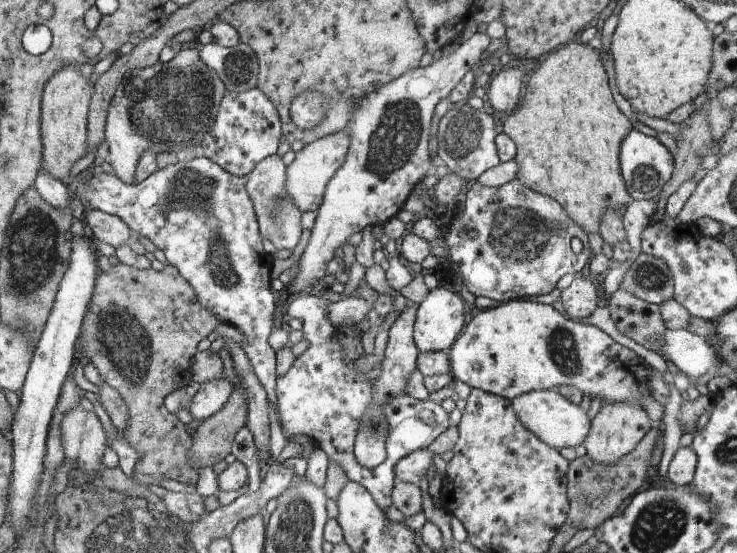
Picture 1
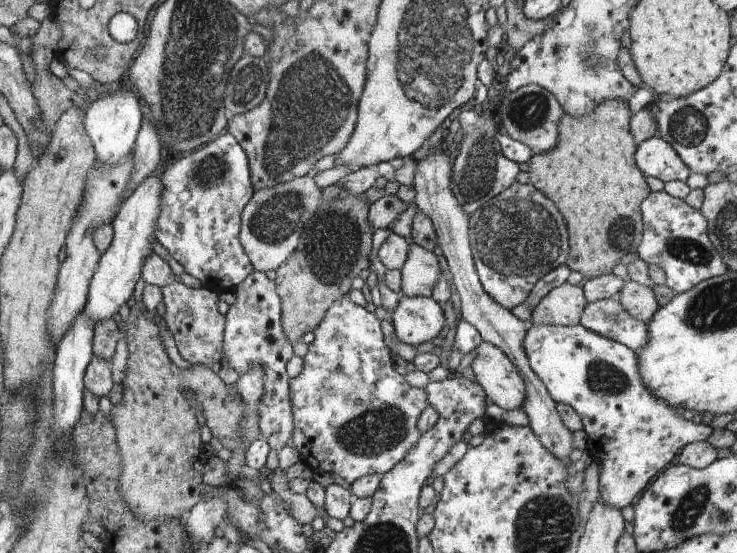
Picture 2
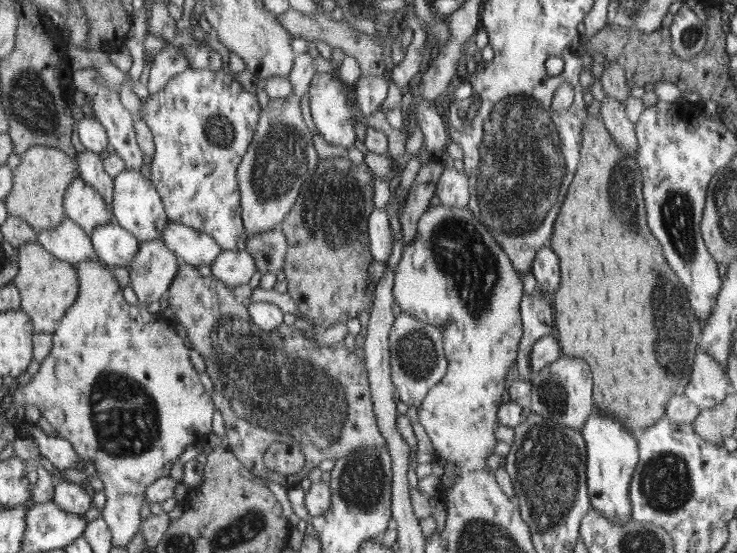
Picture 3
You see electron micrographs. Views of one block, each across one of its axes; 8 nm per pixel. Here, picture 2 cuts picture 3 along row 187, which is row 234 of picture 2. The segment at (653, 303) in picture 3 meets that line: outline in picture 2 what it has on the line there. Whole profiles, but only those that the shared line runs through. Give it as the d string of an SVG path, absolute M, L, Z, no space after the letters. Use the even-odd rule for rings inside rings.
M611 99L598 104L593 112L584 117L562 116L561 126L565 134L555 150L540 153L528 162L530 183L540 189L557 208L562 208L569 228L569 266L571 271L580 272L585 280L610 275L621 258L636 252L643 238L642 202L651 194L646 178L635 162L637 143L631 134L629 104L621 99Z

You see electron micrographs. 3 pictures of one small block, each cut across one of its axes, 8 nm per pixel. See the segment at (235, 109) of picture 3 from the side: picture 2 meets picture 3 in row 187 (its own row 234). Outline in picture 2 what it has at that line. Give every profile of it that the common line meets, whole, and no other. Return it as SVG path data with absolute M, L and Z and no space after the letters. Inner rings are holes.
M227 131L189 156L174 157L167 163L161 180L164 192L156 225L156 241L184 267L187 274L200 280L203 287L217 296L233 292L254 272L253 264L238 239L242 210L256 191L253 189L248 154L233 134Z

